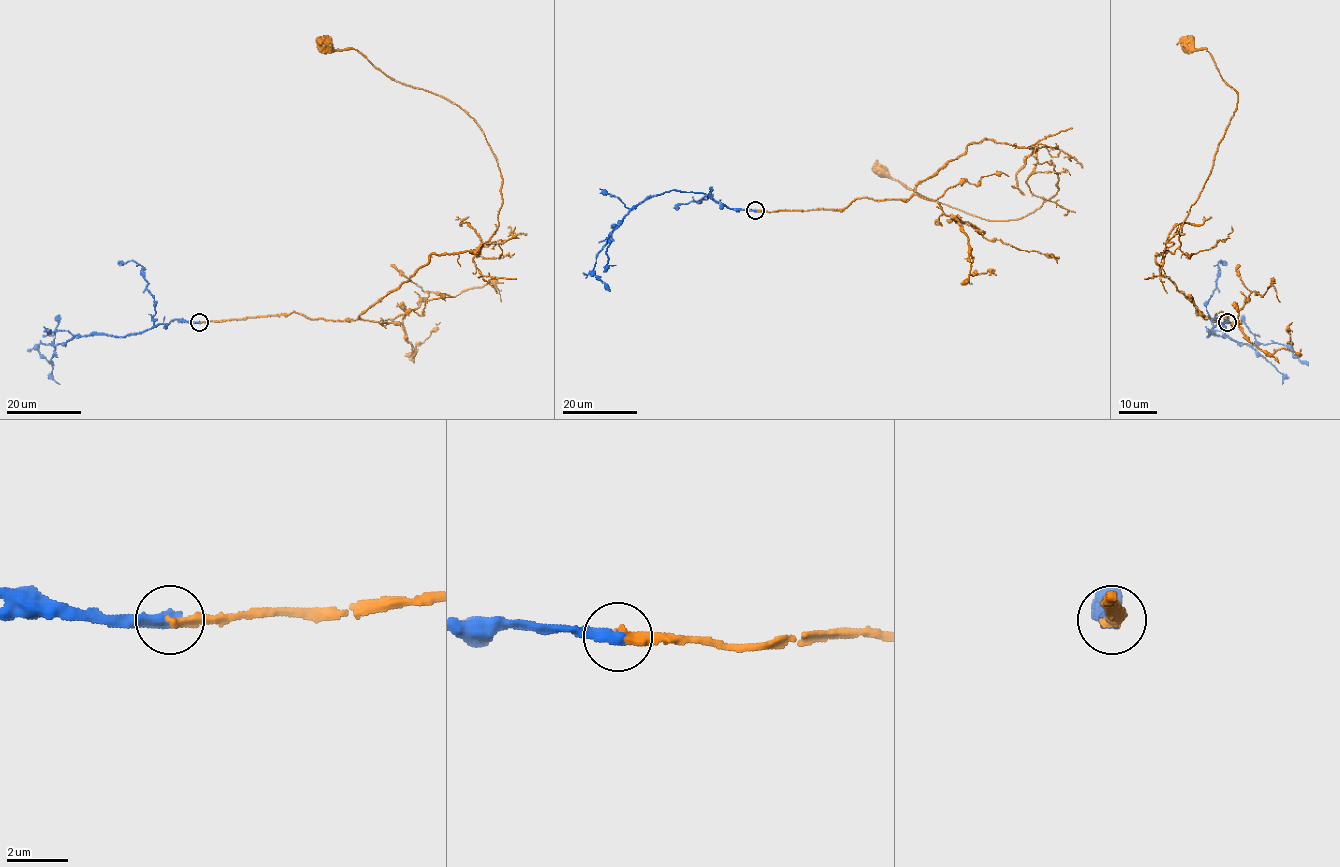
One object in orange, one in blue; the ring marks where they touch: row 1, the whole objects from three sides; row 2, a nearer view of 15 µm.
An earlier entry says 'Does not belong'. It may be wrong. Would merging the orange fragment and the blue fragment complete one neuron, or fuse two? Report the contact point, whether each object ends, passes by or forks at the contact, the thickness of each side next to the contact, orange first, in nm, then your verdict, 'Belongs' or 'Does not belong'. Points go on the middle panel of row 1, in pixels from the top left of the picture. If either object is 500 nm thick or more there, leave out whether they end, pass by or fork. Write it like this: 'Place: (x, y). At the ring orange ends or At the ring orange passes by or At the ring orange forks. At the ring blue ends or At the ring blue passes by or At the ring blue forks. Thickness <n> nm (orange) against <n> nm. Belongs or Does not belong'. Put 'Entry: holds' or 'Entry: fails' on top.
Entry: fails
Place: (755, 210). At the ring orange ends. At the ring blue ends. Thickness 360 nm (orange) against 440 nm. Belongs

